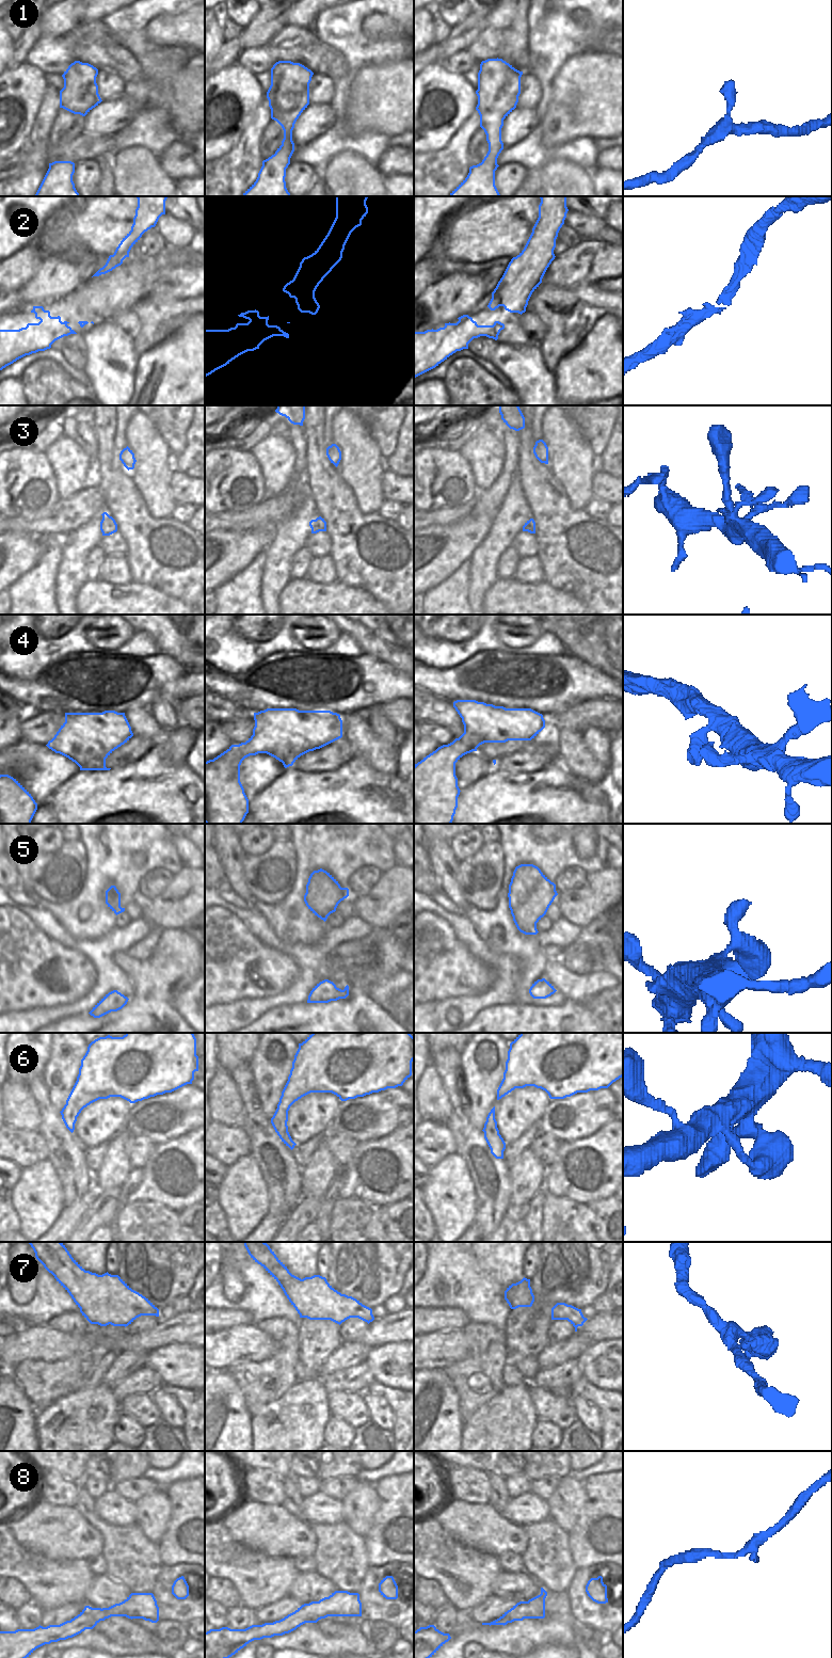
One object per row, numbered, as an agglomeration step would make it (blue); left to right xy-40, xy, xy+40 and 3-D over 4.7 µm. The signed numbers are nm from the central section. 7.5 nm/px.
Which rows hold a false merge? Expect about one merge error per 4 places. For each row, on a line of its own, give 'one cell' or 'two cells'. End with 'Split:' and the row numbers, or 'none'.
1: one cell
2: one cell
3: one cell
4: one cell
5: one cell
6: one cell
7: one cell
8: one cell
Split: none

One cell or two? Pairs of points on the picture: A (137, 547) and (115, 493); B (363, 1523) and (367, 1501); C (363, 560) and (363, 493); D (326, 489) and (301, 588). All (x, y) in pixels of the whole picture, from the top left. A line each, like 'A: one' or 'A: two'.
A: one
B: one
C: two
D: two

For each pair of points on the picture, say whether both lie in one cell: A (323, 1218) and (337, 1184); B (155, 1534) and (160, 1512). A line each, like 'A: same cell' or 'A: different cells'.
A: same cell
B: same cell

